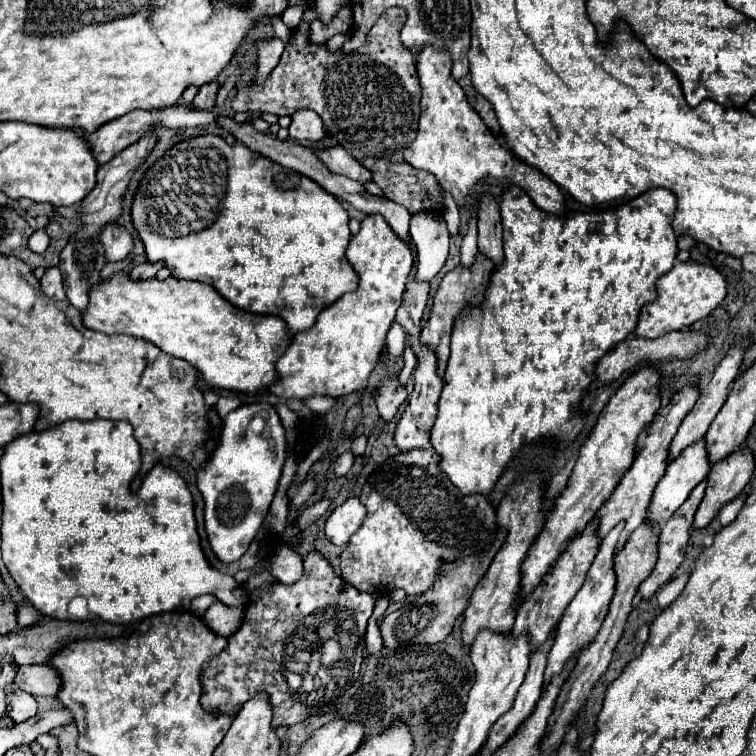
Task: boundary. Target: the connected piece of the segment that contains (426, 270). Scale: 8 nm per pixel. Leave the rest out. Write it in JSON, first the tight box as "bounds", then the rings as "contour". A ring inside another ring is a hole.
{"bounds":[410,212,448,282],"contour":[[[418,212],[410,220],[410,236],[418,250],[416,282],[430,282],[444,266],[448,256],[448,228],[444,218]]]}

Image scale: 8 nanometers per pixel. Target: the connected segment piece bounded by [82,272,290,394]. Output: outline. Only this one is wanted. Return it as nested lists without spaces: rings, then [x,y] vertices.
[[[116,272],[108,280],[100,280],[100,284],[90,288],[88,306],[82,310],[82,322],[88,330],[96,330],[102,334],[130,334],[136,338],[144,338],[154,342],[162,352],[182,358],[196,366],[208,386],[212,388],[228,388],[238,392],[254,394],[272,382],[276,382],[276,372],[272,364],[272,354],[282,354],[290,344],[288,330],[282,318],[248,314],[226,302],[212,286],[202,282],[188,282],[168,276],[166,280],[132,280],[126,272]]]

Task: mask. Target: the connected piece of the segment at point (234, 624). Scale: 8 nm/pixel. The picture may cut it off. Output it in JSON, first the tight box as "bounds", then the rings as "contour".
{"bounds":[204,602,244,636],"contour":[[[214,602],[206,612],[204,612],[204,622],[220,636],[230,636],[240,628],[244,612],[240,608],[230,608],[222,606],[220,602]]]}

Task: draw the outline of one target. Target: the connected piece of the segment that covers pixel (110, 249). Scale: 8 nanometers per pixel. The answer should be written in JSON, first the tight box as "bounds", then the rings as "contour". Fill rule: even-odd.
{"bounds":[100,224,134,262],"contour":[[[116,224],[106,226],[104,234],[100,234],[100,240],[104,242],[104,250],[106,250],[106,260],[108,262],[124,260],[134,248],[132,234],[126,228],[116,226]]]}

